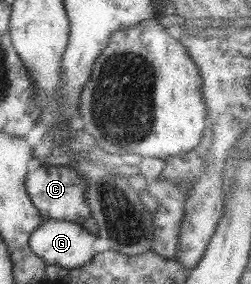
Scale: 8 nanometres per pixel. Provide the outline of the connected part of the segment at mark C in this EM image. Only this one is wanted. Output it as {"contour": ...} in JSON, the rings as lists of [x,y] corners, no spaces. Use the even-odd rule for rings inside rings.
{"contour":[[[32,166],[25,175],[24,186],[30,203],[43,220],[69,221],[81,225],[84,219],[92,217],[85,203],[85,191],[88,185],[77,175],[77,171],[67,166]]]}

